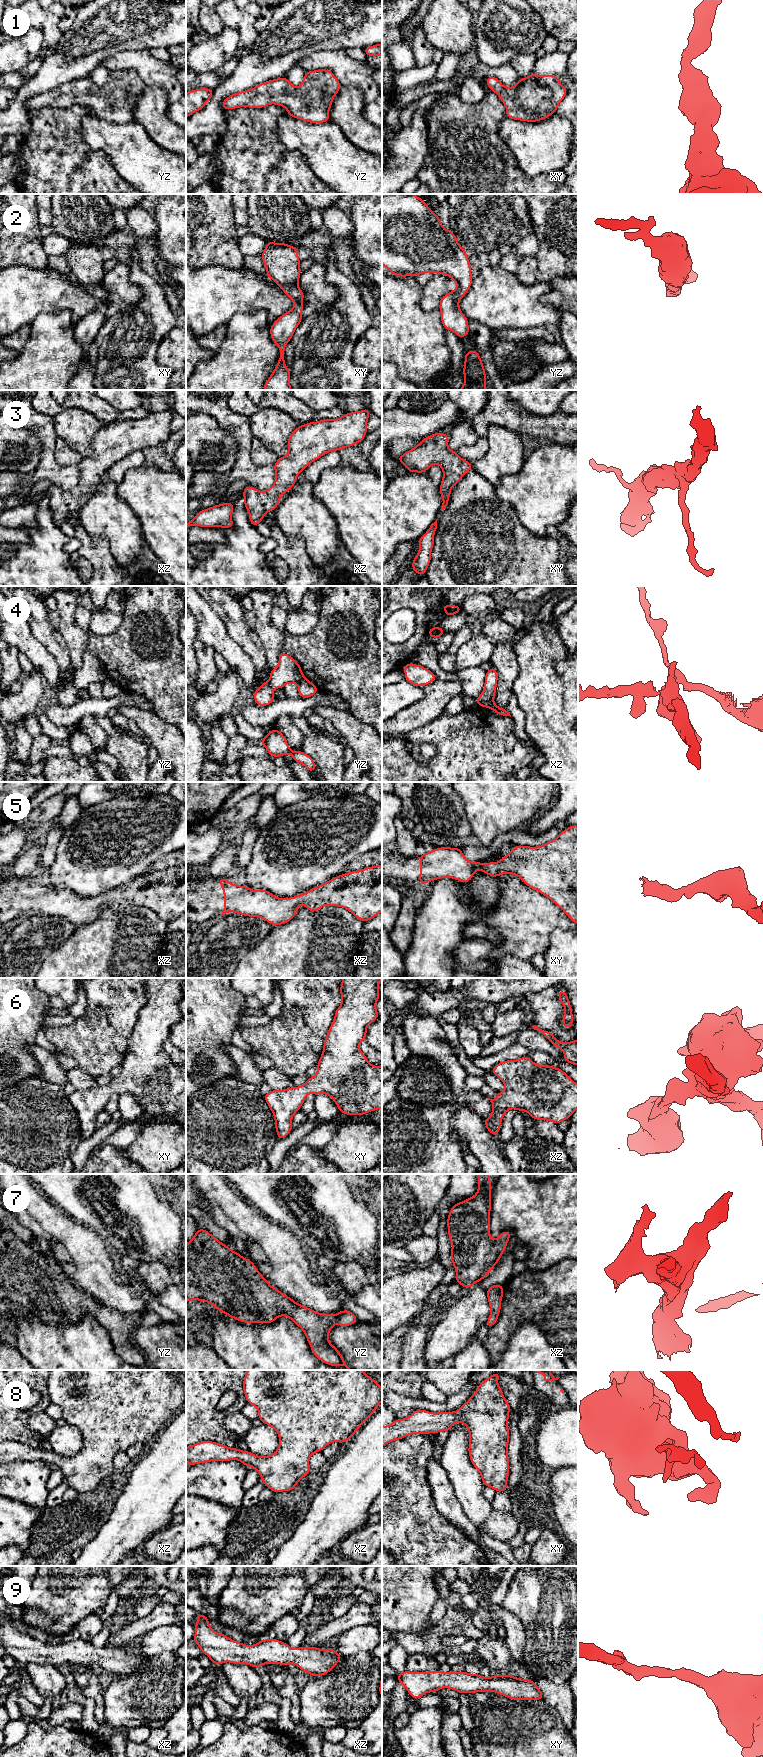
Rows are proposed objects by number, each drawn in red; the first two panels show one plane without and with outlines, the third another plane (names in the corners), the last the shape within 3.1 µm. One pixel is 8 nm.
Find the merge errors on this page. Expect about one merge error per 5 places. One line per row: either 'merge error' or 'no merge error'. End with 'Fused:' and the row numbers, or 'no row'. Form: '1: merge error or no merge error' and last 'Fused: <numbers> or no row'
1: no merge error
2: no merge error
3: no merge error
4: merge error
5: no merge error
6: no merge error
7: no merge error
8: no merge error
9: no merge error
Fused: 4

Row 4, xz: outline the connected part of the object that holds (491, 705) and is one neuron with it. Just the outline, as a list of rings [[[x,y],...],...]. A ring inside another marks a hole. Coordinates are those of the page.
[[[493,701],[486,702],[483,707],[492,709],[494,712],[496,712],[499,716],[510,716],[510,713],[505,708],[498,707]]]

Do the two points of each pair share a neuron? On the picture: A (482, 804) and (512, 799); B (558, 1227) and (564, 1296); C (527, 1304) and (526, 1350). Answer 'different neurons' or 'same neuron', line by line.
A: same neuron
B: different neurons
C: different neurons

